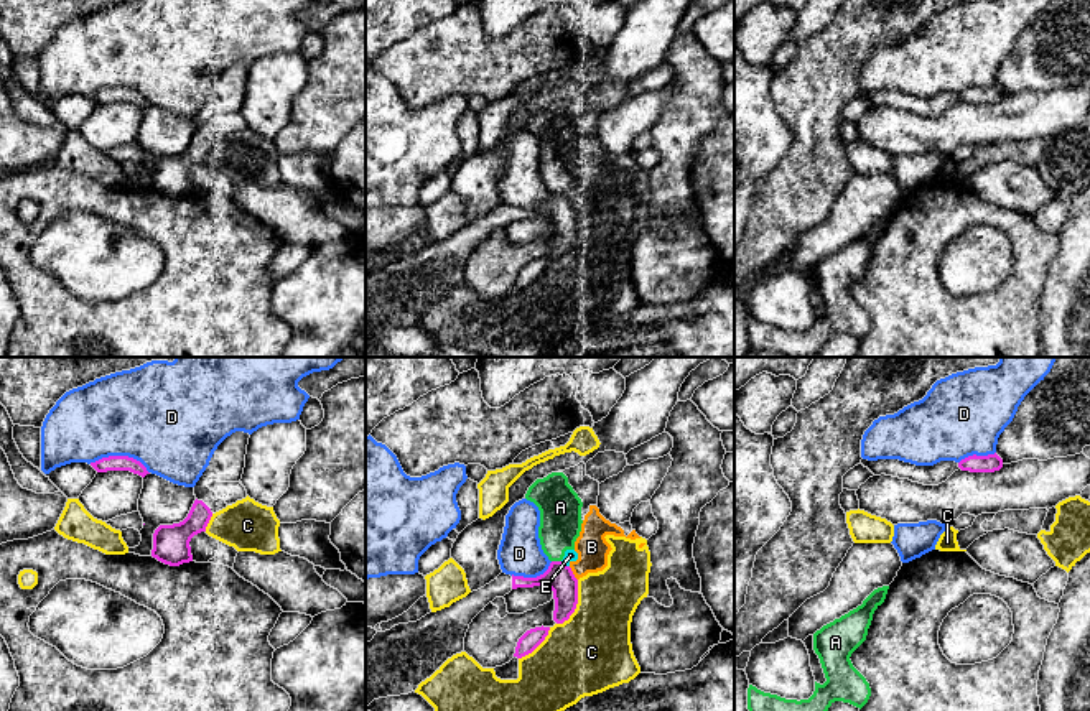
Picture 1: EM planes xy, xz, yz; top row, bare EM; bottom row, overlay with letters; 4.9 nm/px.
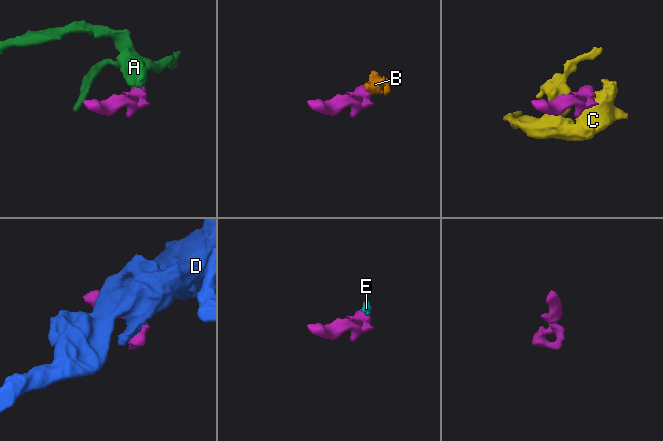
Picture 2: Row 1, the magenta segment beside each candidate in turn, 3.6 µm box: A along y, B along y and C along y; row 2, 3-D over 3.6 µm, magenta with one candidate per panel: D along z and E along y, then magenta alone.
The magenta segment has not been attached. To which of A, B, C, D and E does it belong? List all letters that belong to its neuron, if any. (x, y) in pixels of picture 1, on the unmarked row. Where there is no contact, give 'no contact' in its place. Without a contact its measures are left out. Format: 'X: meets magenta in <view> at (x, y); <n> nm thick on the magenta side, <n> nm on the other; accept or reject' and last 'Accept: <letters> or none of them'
A: meets magenta in xz at (557, 193); 140 nm thick on the magenta side, 200 nm on the other; reject
B: meets magenta in xz at (572, 204); 140 nm thick on the magenta side, 160 nm on the other; reject
C: meets magenta in xz at (577, 234); 140 nm thick on the magenta side, 400 nm on the other; reject
D: meets magenta in xy at (121, 88); 80 nm thick on the magenta side, 460 nm on the other; reject
E: meets magenta in xz at (565, 196); 140 nm thick on the magenta side, 60 nm on the other; reject
Accept: none of them

